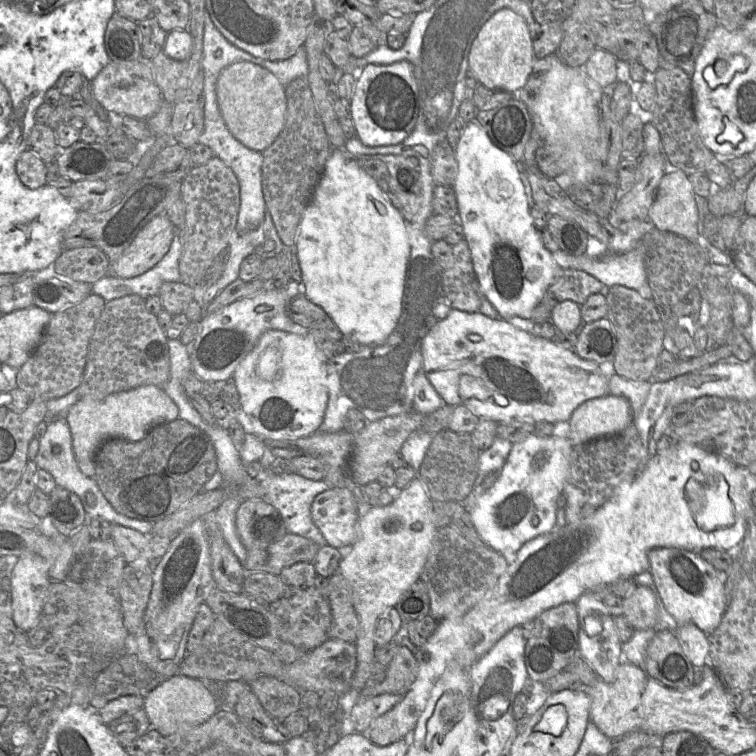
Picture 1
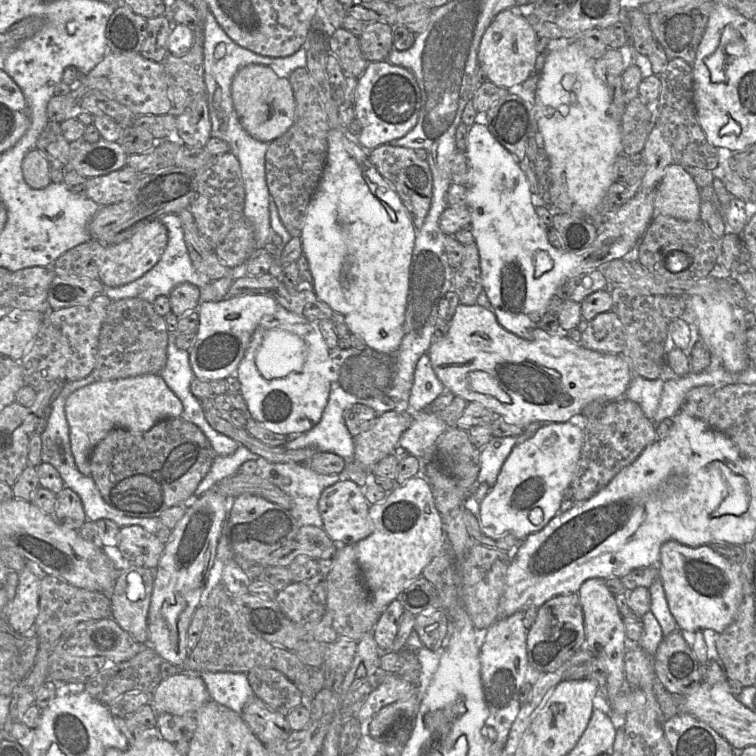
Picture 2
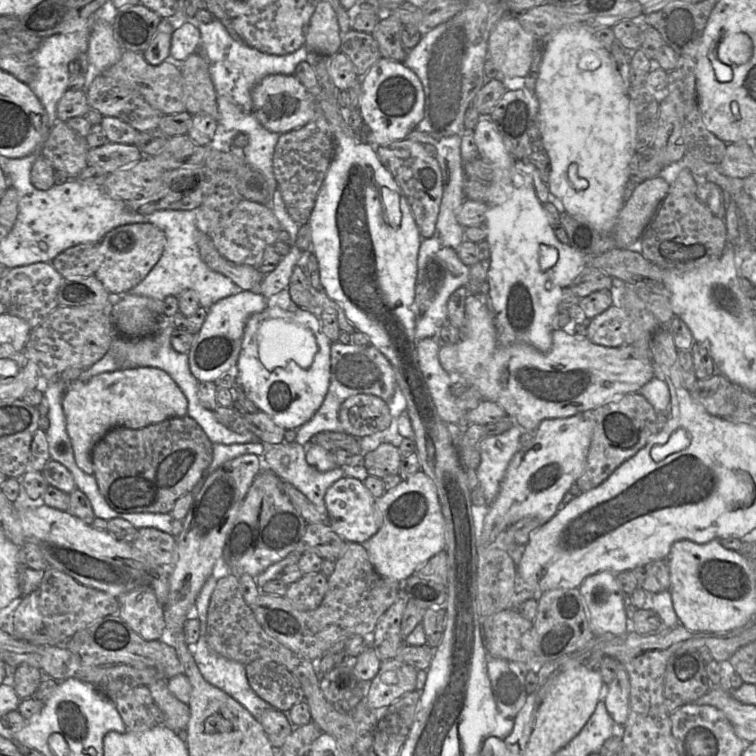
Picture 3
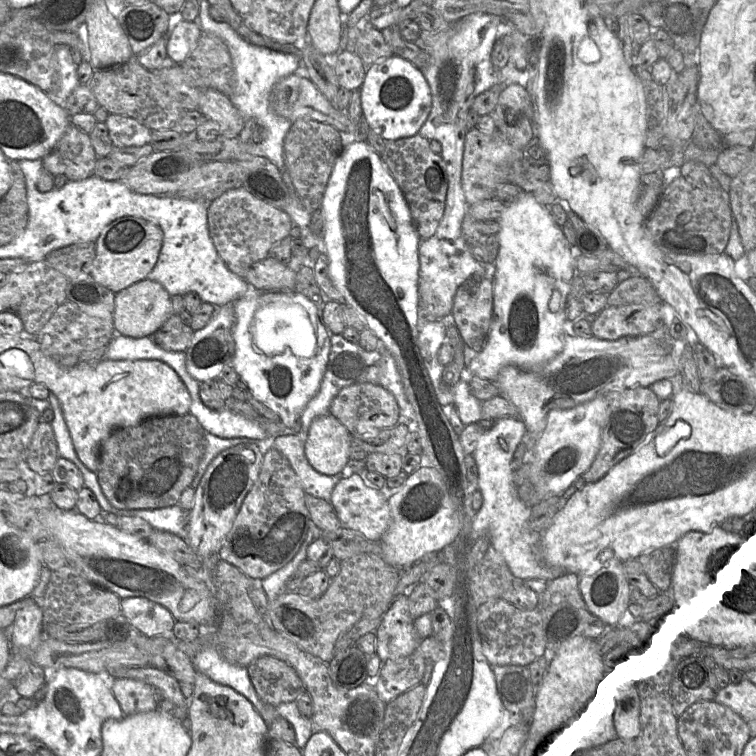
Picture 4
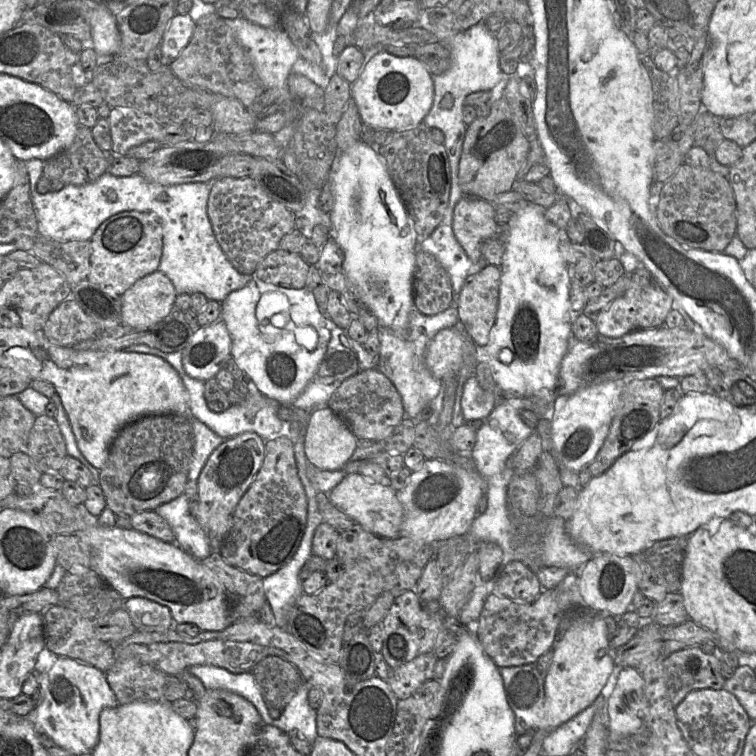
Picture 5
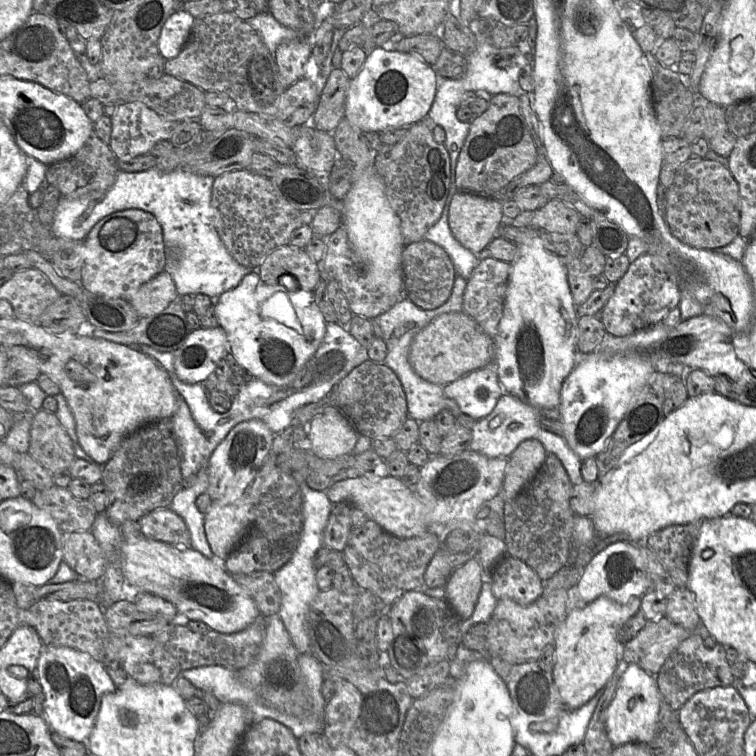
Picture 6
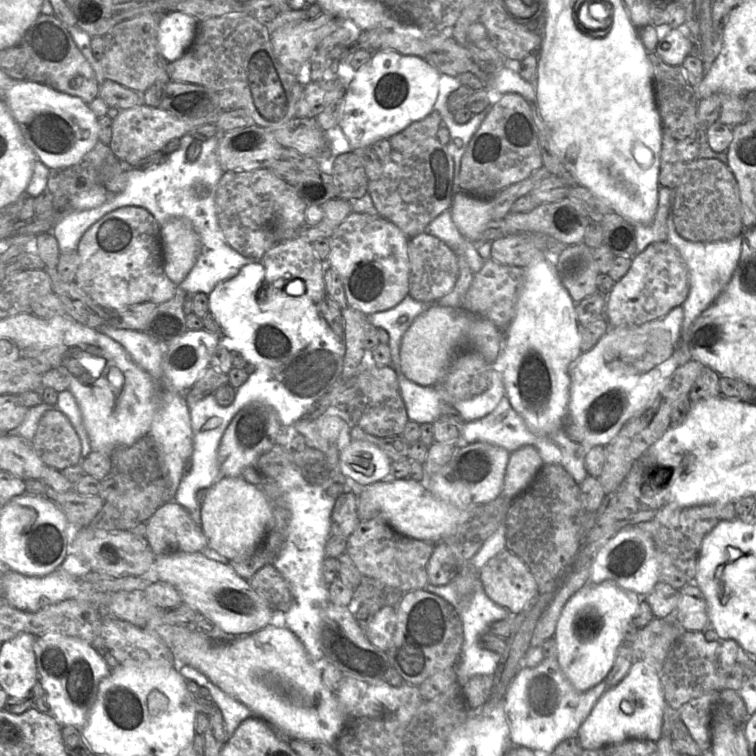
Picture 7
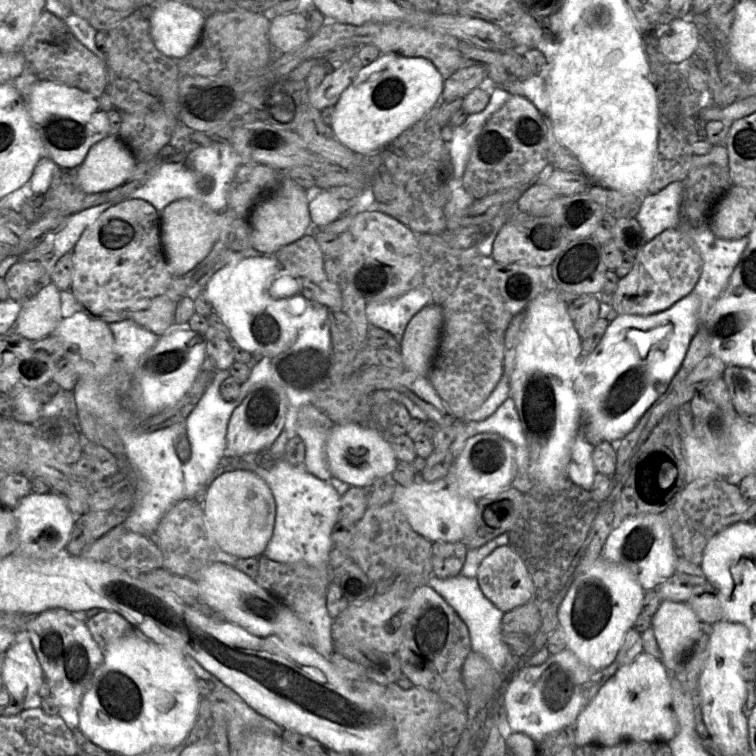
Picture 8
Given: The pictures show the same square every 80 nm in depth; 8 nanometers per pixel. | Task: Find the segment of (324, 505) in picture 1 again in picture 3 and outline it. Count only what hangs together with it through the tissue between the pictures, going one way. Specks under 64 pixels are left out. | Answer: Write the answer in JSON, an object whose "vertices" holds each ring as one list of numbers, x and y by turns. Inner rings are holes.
{"vertices":[[351,477,339,479,327,489,324,501,325,523,344,541,362,545,379,530,379,514,375,507,376,499,360,480]]}

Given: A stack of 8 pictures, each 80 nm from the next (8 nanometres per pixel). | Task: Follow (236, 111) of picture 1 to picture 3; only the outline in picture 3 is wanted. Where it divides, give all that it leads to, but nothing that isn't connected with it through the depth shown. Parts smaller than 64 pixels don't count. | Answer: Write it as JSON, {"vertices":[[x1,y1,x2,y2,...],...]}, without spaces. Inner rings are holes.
{"vertices":[[294,74,264,77,253,88,251,97,254,115,259,123,280,135,301,128,316,117,316,101]]}

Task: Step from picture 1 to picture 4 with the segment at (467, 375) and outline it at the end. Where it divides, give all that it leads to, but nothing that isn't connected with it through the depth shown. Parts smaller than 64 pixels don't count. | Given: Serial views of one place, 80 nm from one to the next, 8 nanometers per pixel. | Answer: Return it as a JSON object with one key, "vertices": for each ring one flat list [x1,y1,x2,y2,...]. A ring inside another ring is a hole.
{"vertices":[[566,334,562,351,538,370,531,371,513,365,506,366,493,382,499,388,499,395,503,395,515,406,527,431,541,434,547,423,547,415,553,409,573,408,599,396,606,396,625,389,650,387,656,381,669,379,680,374,681,353,690,348,689,345,674,339,673,349,667,350,651,334,636,337,627,336,614,341,602,340,593,336,579,338]]}

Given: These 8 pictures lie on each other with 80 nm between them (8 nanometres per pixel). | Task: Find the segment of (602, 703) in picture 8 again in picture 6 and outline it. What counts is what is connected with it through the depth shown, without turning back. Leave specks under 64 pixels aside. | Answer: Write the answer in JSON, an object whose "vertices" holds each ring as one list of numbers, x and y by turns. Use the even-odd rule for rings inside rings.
{"vertices":[[624,664,622,676,606,716,607,736,614,747,627,743,650,744,656,735,661,693,656,676,636,664]]}

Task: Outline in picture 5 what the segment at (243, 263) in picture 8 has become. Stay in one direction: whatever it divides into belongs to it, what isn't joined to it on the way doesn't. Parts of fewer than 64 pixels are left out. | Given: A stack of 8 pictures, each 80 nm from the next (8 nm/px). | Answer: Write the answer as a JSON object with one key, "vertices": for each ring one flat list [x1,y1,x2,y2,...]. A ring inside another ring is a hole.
{"vertices":[[254,277,221,302,221,319,230,333,230,355,264,396,281,405,291,405,313,378,335,325,320,312,308,288,286,288]]}

